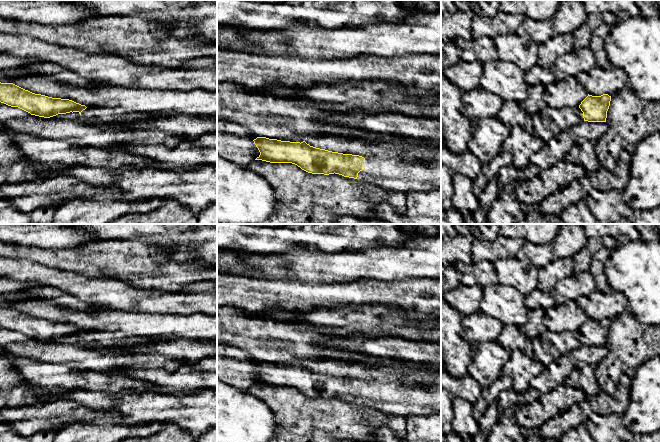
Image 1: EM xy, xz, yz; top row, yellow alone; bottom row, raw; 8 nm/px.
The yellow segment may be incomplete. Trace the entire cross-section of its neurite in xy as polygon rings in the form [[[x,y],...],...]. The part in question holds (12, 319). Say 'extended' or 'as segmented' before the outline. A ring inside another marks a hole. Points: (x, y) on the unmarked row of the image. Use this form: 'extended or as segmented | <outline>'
extended | [[[0,306],[0,326],[39,341],[50,342],[58,338],[78,336],[83,345],[97,344],[103,348],[128,348],[142,345],[145,341],[154,341],[121,332],[86,331],[69,323],[35,318],[13,307]]]

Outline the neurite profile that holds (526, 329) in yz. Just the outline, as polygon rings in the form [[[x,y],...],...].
[[[536,308],[529,310],[528,322],[520,328],[521,331],[531,339],[537,338],[539,334],[547,330],[543,324],[544,314],[544,308]]]

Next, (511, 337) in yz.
[[[513,325],[503,326],[497,342],[509,351],[518,349],[524,355],[534,359],[532,339],[524,334],[519,327]]]

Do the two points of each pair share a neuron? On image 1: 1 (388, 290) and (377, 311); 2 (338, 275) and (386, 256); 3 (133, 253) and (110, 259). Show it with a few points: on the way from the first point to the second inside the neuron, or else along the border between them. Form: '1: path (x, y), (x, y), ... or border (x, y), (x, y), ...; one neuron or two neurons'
1: border (368, 306), (383, 305), (403, 310); two neurons
2: path (350, 266), (374, 263); one neuron
3: path (127, 259), (116, 259); one neuron

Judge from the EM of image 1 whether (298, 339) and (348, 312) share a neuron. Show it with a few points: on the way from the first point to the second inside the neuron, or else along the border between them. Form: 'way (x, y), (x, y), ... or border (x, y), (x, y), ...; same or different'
border (290, 319), (303, 319), (313, 325); different

